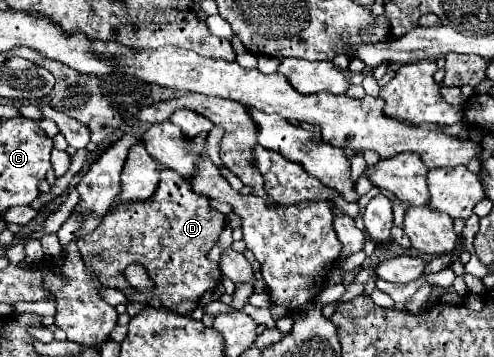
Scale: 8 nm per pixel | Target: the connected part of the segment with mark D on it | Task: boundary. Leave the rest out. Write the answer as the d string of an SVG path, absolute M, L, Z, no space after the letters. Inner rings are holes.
M162 170L160 186L152 198L116 204L102 218L98 228L86 236L80 236L76 244L88 274L92 274L100 284L120 288L130 300L150 302L150 306L188 316L194 308L182 308L182 304L198 304L198 298L206 290L220 284L220 268L218 264L208 262L206 254L216 244L224 222L224 214L216 212L206 196L196 194L192 186L174 170ZM128 264L140 264L146 268L154 282L152 292L142 294L128 284L124 276Z

